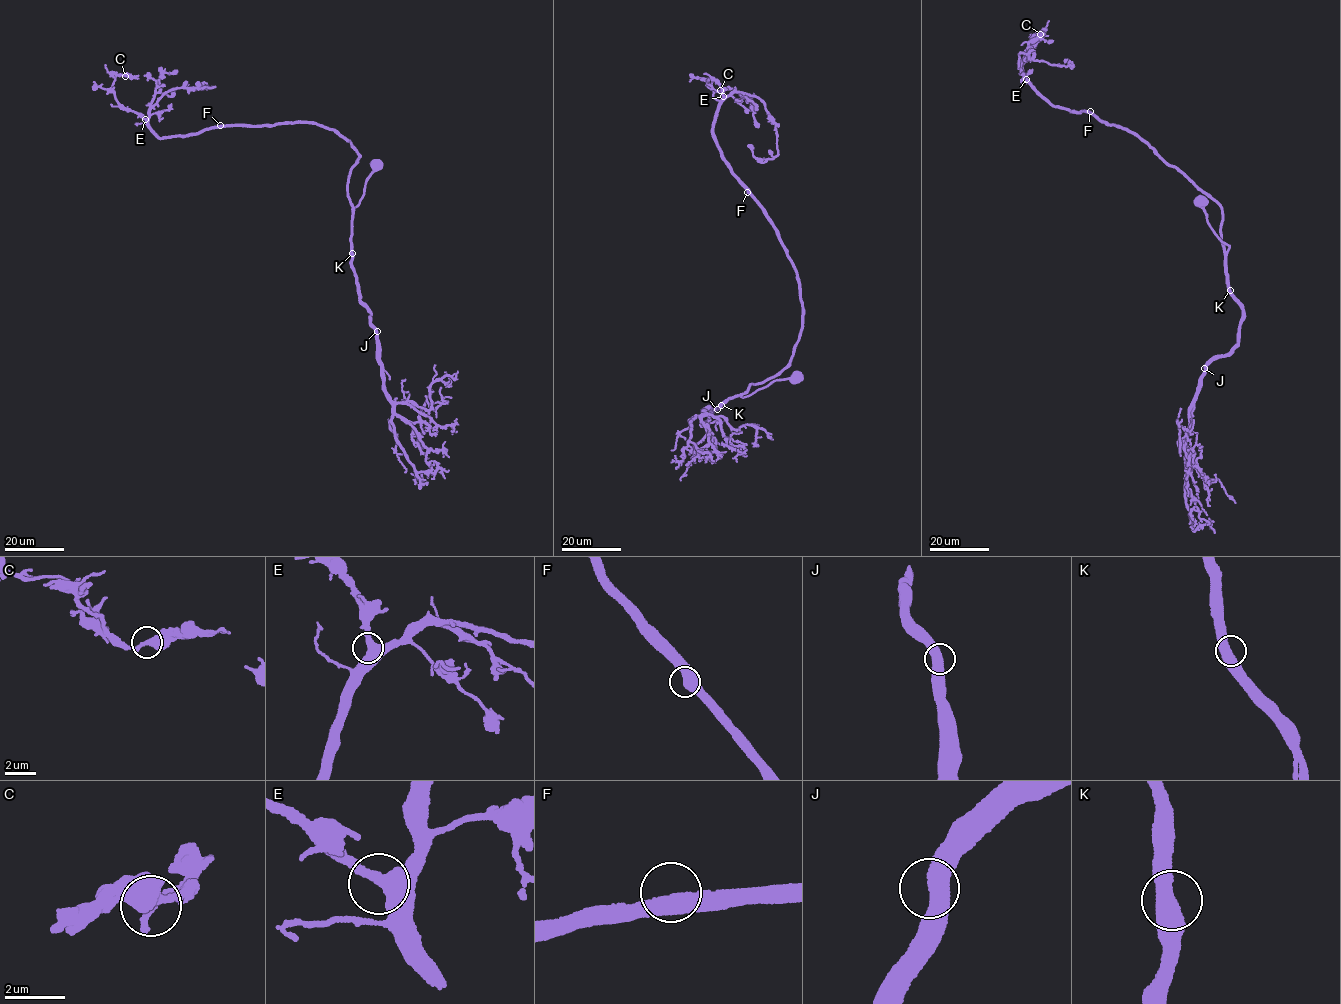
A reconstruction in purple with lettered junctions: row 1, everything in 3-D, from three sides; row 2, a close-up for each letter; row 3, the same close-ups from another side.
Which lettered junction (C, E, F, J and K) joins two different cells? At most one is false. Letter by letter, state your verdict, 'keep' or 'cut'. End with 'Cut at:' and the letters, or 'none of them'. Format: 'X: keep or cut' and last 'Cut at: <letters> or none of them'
C: keep
E: keep
F: keep
J: keep
K: keep
Cut at: none of them

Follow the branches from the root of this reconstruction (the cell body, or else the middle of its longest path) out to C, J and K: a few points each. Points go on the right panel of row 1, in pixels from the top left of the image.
C: (1200, 199), (1210, 227), (1229, 247), (1226, 253), (1216, 201), (1139, 136), (1041, 97), (1021, 64), (1040, 34)
J: (1200, 199), (1198, 205), (1210, 227), (1229, 247), (1226, 255), (1227, 289), (1242, 314), (1238, 343), (1204, 368)
K: (1200, 199), (1198, 205), (1210, 227), (1229, 247), (1226, 271), (1230, 290)

